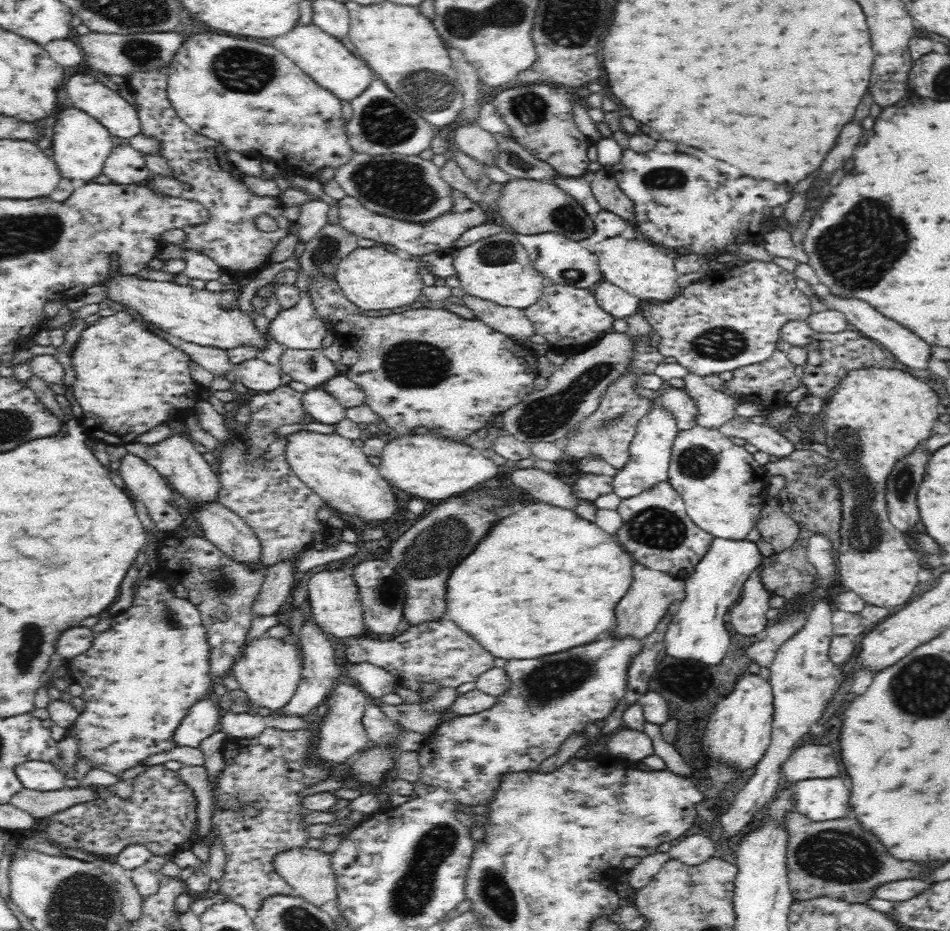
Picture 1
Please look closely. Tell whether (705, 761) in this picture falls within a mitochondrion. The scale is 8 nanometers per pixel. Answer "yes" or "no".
no

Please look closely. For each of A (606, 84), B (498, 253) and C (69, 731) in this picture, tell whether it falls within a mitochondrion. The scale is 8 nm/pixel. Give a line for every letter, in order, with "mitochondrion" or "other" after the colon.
A: other
B: mitochondrion
C: other

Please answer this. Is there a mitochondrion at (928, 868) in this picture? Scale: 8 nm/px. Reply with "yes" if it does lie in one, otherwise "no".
no

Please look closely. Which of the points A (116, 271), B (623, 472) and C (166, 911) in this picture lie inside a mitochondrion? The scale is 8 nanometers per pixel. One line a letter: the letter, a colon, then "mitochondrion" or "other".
A: other
B: other
C: other

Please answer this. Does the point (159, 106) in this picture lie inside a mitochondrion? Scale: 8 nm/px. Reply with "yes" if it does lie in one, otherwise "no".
no

